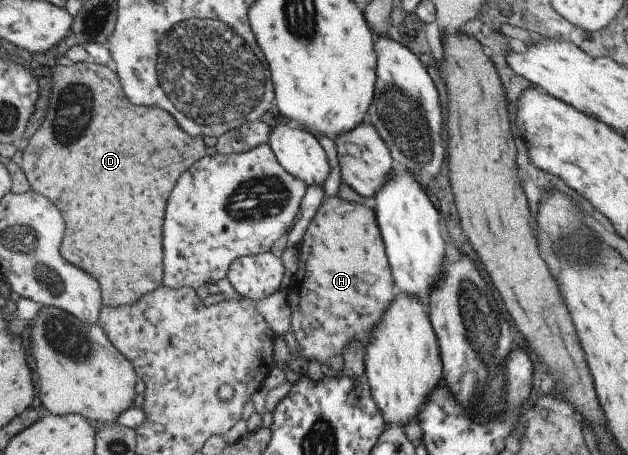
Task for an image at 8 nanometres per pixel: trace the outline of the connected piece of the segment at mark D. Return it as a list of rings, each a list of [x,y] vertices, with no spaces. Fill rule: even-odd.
[[[94,61],[76,62],[67,66],[52,66],[49,73],[50,97],[46,115],[44,115],[40,127],[36,129],[36,133],[30,137],[27,143],[20,147],[19,167],[26,176],[28,183],[30,183],[30,189],[40,193],[40,195],[44,195],[44,197],[48,197],[56,205],[56,209],[62,213],[62,217],[66,221],[66,229],[64,229],[64,237],[62,237],[62,243],[60,243],[60,255],[66,261],[82,267],[86,273],[90,273],[100,283],[102,306],[117,308],[133,304],[143,293],[148,293],[161,285],[163,261],[162,249],[160,249],[160,241],[162,241],[162,229],[160,227],[162,227],[164,203],[166,203],[166,197],[168,197],[170,189],[174,187],[174,181],[178,179],[178,175],[205,156],[204,143],[200,136],[190,137],[190,135],[182,133],[182,129],[178,129],[178,125],[174,125],[174,119],[166,111],[162,111],[158,107],[144,107],[144,105],[136,107],[136,105],[130,105],[126,101],[126,97],[122,95],[118,77],[116,77],[116,72],[110,65],[103,66]]]

